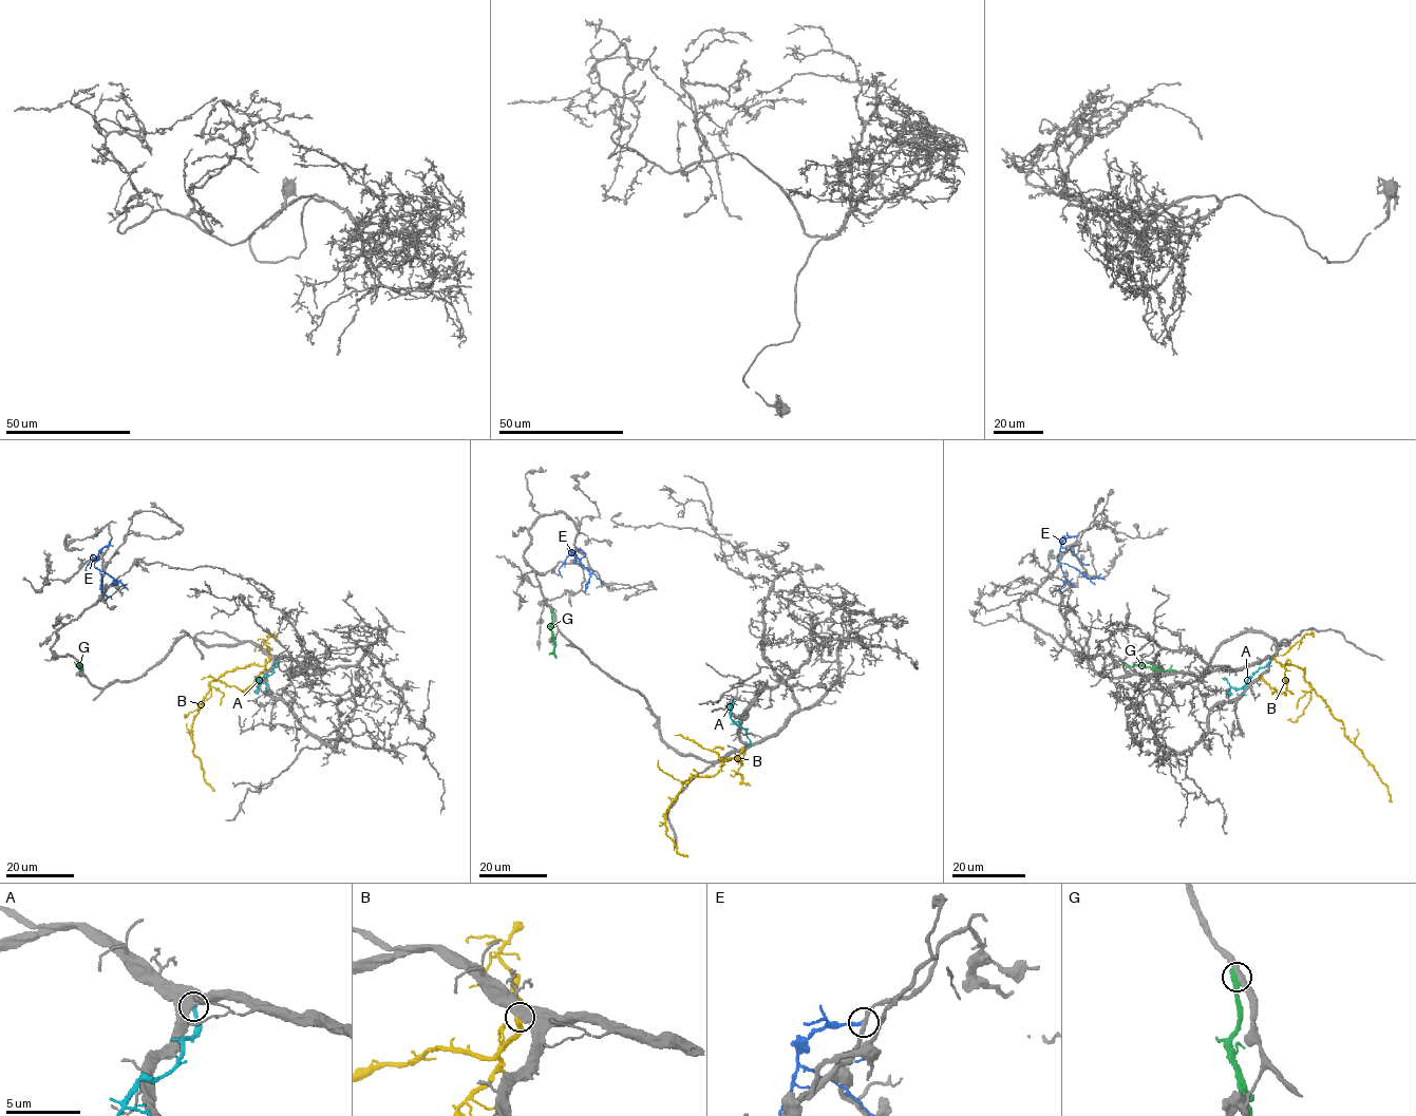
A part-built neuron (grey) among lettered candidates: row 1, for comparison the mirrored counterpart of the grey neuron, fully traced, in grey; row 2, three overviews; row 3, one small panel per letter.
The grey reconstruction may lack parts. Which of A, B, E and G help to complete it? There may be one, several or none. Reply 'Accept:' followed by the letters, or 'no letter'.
Accept: no letter

